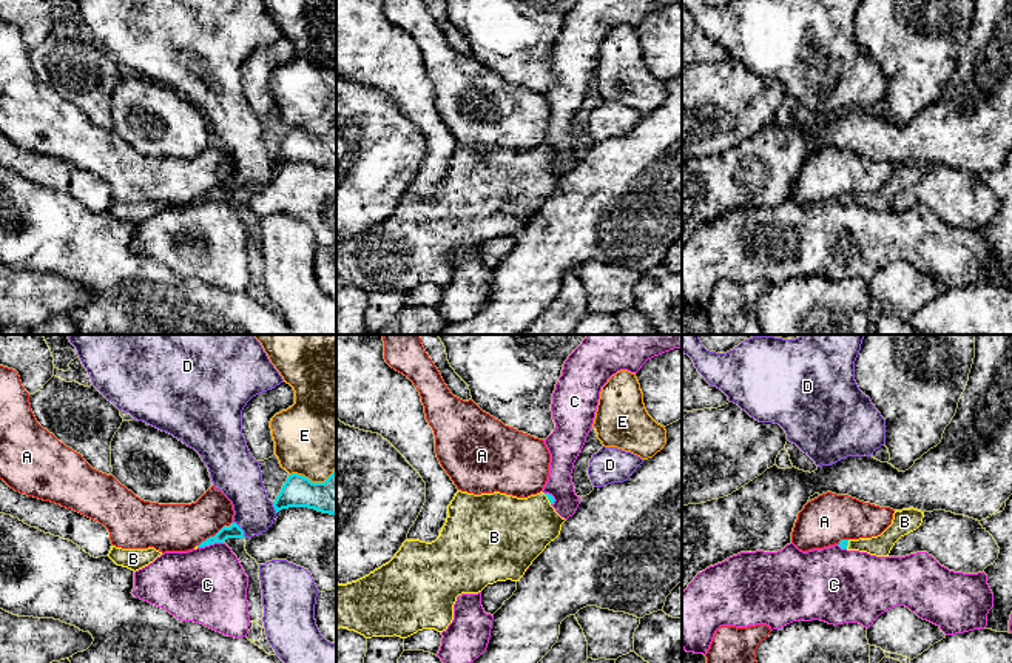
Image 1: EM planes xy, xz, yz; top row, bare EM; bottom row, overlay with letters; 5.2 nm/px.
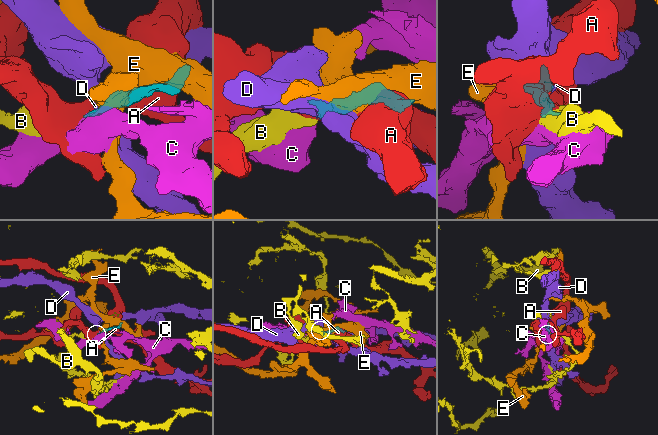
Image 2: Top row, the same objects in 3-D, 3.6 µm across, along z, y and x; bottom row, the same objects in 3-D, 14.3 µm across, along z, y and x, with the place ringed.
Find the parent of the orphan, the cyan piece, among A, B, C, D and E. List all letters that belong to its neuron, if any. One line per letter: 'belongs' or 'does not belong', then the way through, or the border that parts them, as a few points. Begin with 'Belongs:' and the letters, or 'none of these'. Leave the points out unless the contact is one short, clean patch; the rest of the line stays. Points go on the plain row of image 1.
Belongs: B
A: does not belong
B: belongs; way xz (549, 151), (548, 153), (512, 185)
C: does not belong; border xy (222, 196), (198, 202)
D: does not belong; border xy (233, 176), (246, 191)
E: does not belong

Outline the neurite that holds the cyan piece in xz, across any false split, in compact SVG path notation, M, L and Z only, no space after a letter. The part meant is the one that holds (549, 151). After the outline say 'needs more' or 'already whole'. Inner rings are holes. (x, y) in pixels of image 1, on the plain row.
M458 145L435 196L406 194L389 217L356 236L336 239L336 285L344 282L366 293L407 293L423 284L446 285L458 250L478 248L497 236L518 236L560 190L566 174L555 167L554 156L543 146L517 153L500 146L474 150Z; needs more

